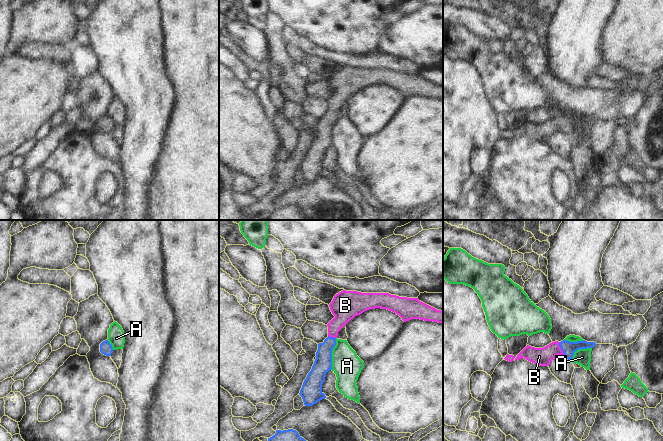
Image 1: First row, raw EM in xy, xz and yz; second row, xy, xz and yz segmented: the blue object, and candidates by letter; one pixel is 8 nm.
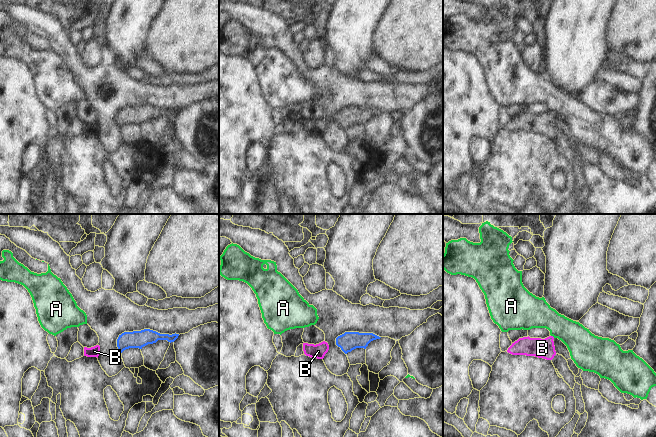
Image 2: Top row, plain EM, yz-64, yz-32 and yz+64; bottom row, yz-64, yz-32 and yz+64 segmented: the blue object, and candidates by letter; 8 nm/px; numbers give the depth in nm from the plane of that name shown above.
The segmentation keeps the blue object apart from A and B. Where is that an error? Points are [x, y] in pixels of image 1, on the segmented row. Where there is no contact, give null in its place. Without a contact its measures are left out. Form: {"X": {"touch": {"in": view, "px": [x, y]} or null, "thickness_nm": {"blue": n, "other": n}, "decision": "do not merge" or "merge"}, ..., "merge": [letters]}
{"A": {"touch": {"in": "xz", "px": [331, 354]}, "thickness_nm": {"blue": 140, "other": 240}, "decision": "do not merge"}, "B": {"touch": {"in": "yz", "px": [560, 347]}, "thickness_nm": {"blue": 110, "other": 140}, "decision": "merge"}, "merge": ["B"]}

